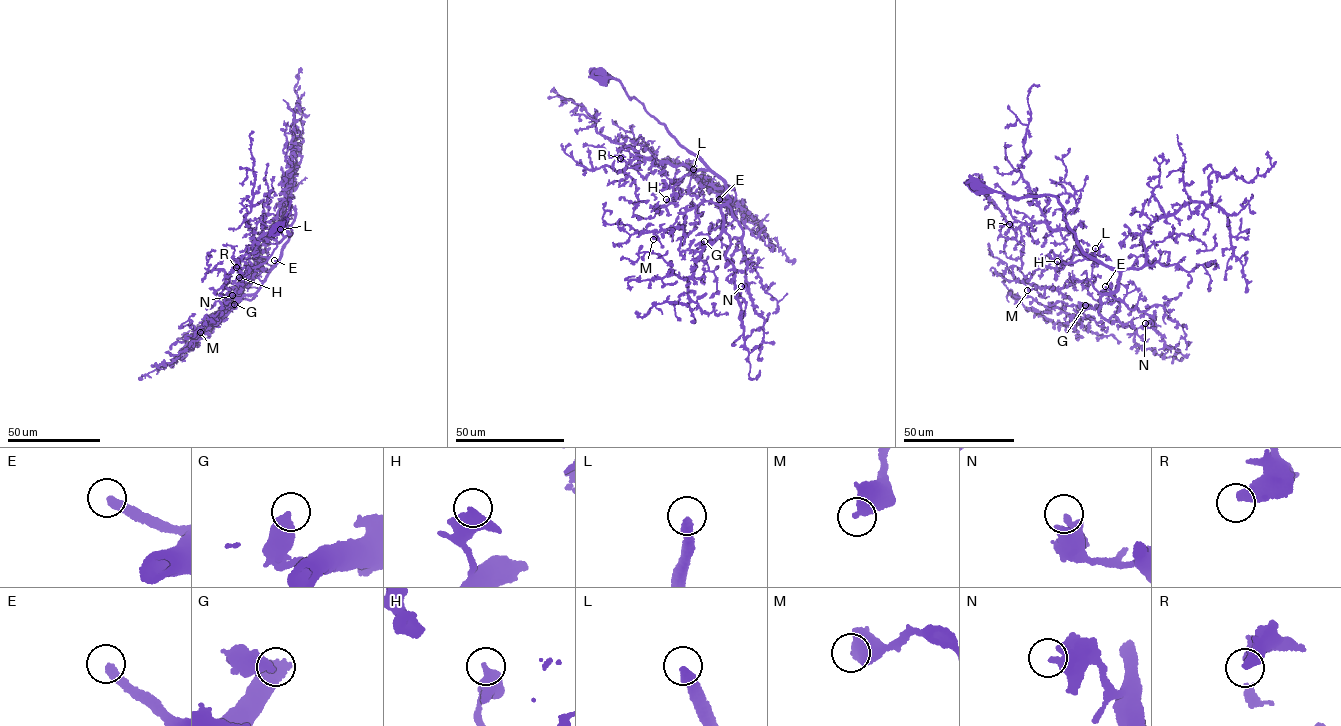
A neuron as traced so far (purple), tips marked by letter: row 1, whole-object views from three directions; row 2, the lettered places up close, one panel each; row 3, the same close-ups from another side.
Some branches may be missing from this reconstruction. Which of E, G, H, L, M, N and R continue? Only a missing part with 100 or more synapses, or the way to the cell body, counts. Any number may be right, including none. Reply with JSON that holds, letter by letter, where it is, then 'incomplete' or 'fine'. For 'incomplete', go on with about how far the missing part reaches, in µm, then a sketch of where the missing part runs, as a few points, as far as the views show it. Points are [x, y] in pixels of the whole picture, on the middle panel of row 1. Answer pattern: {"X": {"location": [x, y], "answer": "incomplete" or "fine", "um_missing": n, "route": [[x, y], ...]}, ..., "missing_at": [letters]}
{"E": {"location": [719, 199], "answer": "incomplete", "um_missing": 50, "route": [[719, 199], [716, 197], [707, 203], [711, 209], [727, 219], [734, 232], [747, 237], [746, 242], [752, 239]]}, "G": {"location": [704, 241], "answer": "fine"}, "H": {"location": [666, 199], "answer": "fine"}, "L": {"location": [693, 169], "answer": "incomplete", "um_missing": 100, "route": [[693, 169], [681, 173], [650, 145], [641, 145], [593, 112], [584, 112], [583, 108], [584, 113]]}, "M": {"location": [653, 239], "answer": "fine"}, "N": {"location": [741, 286], "answer": "fine"}, "R": {"location": [620, 158], "answer": "fine"}, "missing_at": ["E", "L"]}

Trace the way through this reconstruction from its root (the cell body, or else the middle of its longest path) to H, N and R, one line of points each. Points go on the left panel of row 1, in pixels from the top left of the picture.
H: (278, 226), (287, 219), (288, 199), (289, 233), (277, 242), (265, 262), (250, 269), (242, 280), (239, 277)
N: (278, 226), (287, 219), (288, 199), (287, 230), (292, 234), (277, 263), (268, 272), (240, 283), (232, 295)
R: (278, 226), (287, 219), (288, 199), (289, 233), (278, 242), (266, 233), (261, 235), (236, 267)

